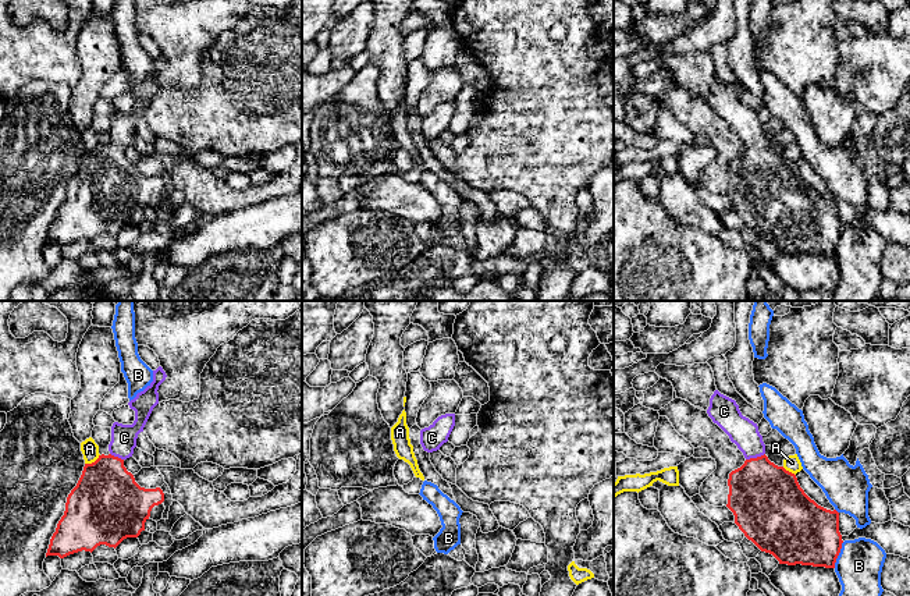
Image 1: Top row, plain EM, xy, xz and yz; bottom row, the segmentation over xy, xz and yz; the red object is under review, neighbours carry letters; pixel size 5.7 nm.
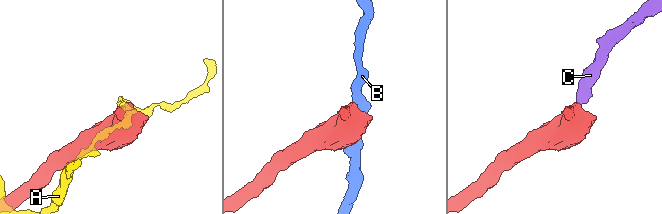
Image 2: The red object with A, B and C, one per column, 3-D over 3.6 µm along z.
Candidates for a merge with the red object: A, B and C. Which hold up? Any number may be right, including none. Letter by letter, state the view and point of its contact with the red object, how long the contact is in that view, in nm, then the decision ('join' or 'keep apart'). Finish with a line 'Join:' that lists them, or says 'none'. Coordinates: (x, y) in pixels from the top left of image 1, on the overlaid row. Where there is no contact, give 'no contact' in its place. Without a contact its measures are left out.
A: contact xy (92, 463); length 110 nm; keep apart
B: contact yz (838, 554); length 160 nm; keep apart
C: contact yz (754, 458); length 120 nm; join
Join: C

